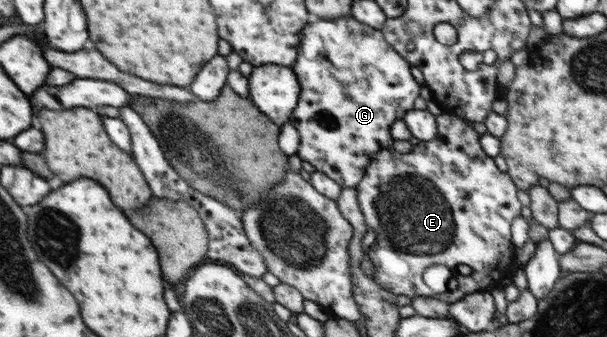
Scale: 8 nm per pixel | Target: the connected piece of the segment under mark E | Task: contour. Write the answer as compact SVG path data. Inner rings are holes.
M442 113L442 115L437 118L437 130L438 136L434 137L432 141L421 141L414 147L412 147L409 153L399 153L393 149L386 149L386 151L381 151L378 157L374 157L373 163L366 167L366 173L364 179L361 183L357 185L357 200L364 215L364 220L366 221L366 226L368 230L374 231L376 233L375 242L368 248L366 252L366 258L372 261L375 272L373 279L376 283L379 283L384 288L390 290L396 295L406 295L406 297L416 297L416 296L426 296L434 299L439 299L440 301L445 301L446 303L456 303L461 299L464 299L467 295L471 293L476 293L476 291L482 291L490 285L498 285L504 277L482 277L482 275L512 275L513 269L512 261L514 261L514 247L512 247L512 239L510 239L510 225L514 221L514 217L520 215L520 201L518 201L518 189L516 185L512 183L512 178L508 172L502 173L494 159L488 159L488 155L482 151L480 147L480 135L470 127L466 125L462 119L458 119L458 116L452 116ZM430 265L445 265L450 269L452 277L455 277L458 282L458 288L456 290L446 290L444 293L434 293L423 281L423 271L426 267Z

